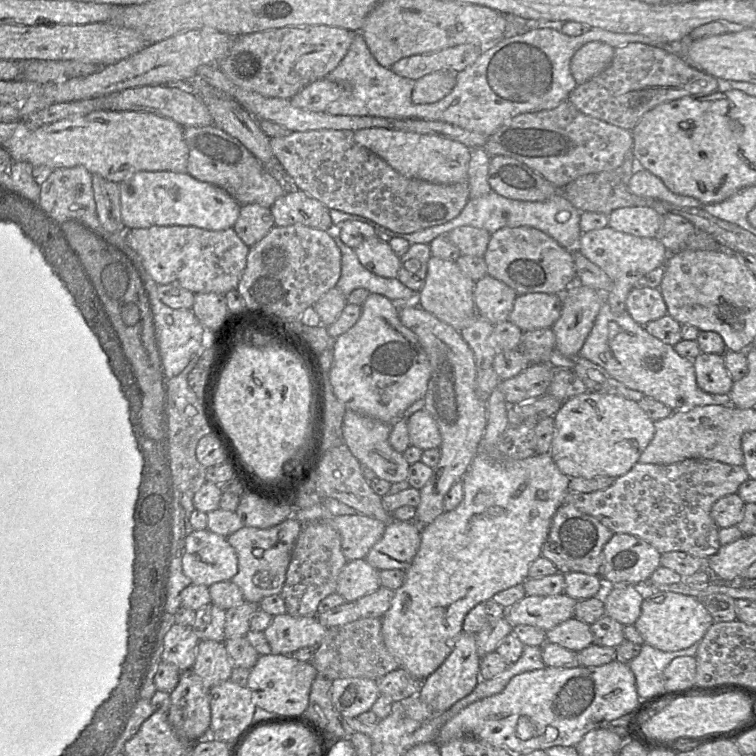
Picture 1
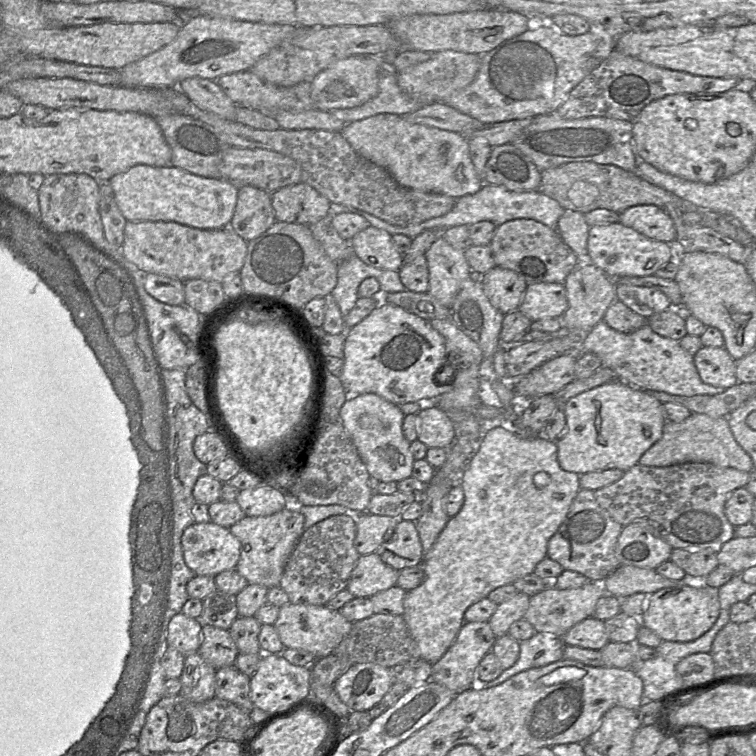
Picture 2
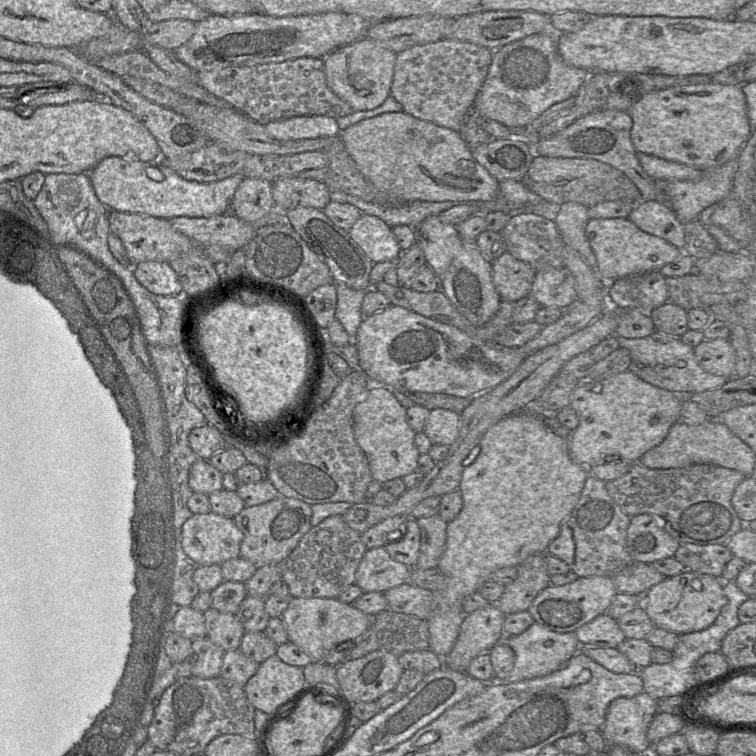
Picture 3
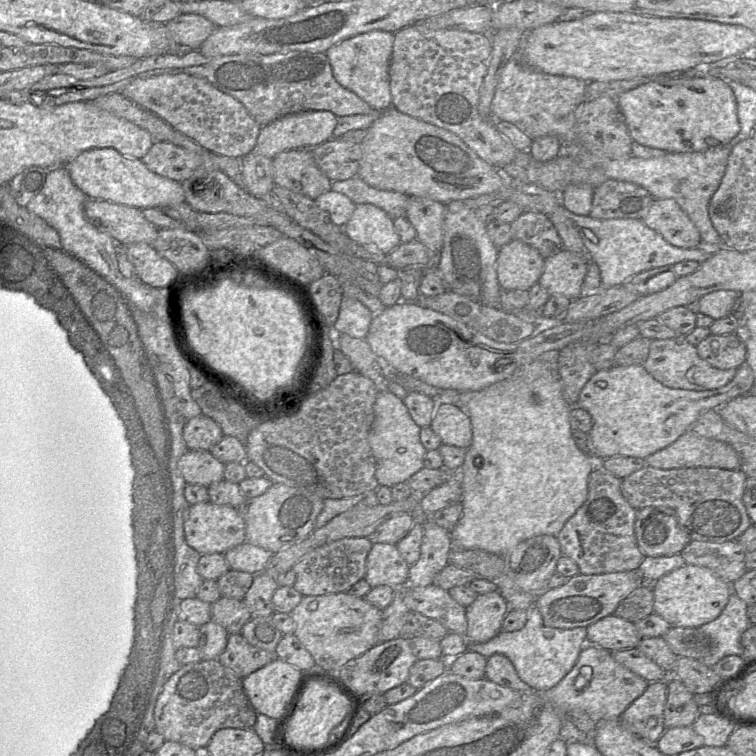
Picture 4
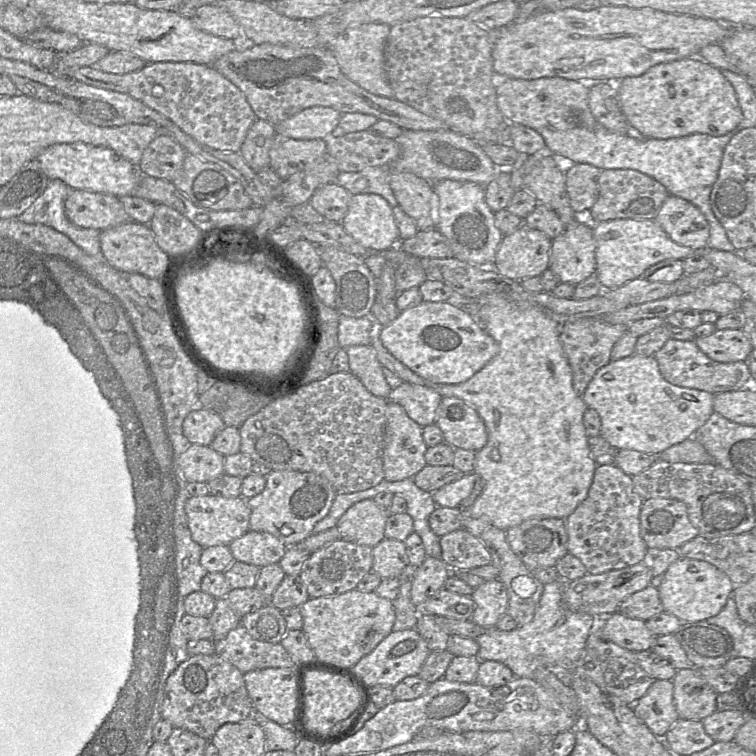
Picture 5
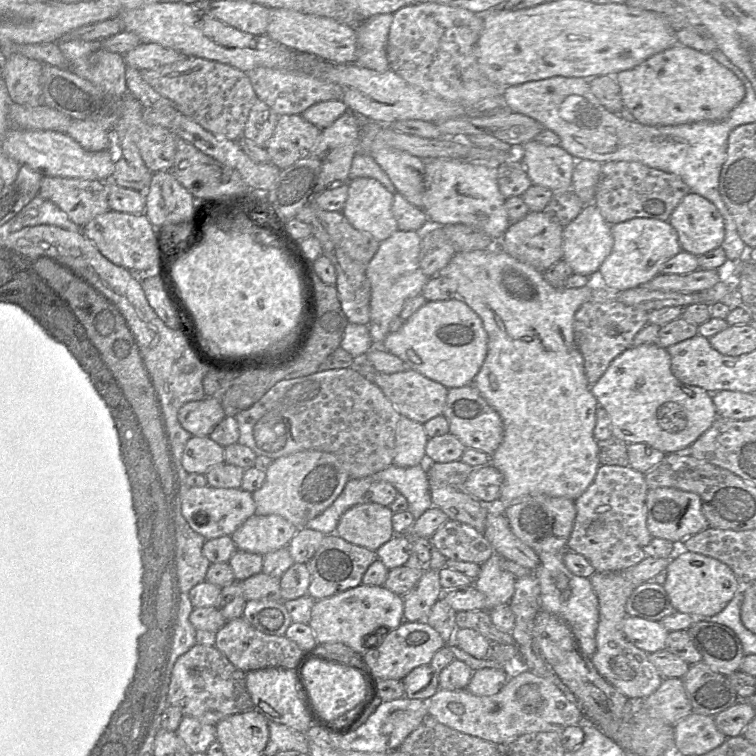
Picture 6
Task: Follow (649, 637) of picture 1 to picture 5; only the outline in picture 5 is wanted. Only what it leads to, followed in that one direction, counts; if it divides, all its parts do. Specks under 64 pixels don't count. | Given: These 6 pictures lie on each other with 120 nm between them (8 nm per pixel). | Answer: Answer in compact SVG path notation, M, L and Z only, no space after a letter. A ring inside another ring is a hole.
M681 556L665 571L658 591L665 612L682 622L698 622L717 615L733 595L734 588L730 578L711 563Z

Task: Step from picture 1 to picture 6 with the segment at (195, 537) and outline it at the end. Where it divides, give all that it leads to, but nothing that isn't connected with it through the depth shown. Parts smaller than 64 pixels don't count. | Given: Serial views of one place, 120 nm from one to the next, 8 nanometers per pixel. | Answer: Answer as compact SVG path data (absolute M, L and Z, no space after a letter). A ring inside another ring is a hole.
M188 487L182 495L182 515L189 526L205 539L231 534L250 516L255 514L252 493L241 488Z

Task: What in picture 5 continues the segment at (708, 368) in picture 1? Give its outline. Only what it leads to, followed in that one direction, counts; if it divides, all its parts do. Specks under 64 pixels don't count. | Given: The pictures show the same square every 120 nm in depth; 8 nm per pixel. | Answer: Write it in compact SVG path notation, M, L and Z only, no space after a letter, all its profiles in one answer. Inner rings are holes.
M742 329L716 330L709 336L696 338L695 342L704 354L720 363L745 361L752 350Z

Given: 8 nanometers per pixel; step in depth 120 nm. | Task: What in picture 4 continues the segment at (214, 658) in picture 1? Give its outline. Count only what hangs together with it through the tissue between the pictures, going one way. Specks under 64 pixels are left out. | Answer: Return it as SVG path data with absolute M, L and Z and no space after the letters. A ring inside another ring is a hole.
M220 597L211 604L211 620L221 625L228 633L241 632L252 615L243 600Z

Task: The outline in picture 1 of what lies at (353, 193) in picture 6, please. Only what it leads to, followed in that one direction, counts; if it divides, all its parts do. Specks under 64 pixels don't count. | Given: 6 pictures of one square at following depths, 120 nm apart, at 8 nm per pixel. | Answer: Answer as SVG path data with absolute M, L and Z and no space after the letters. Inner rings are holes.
M376 234L362 241L354 250L360 263L369 271L385 278L398 277L400 257L392 250L388 238Z

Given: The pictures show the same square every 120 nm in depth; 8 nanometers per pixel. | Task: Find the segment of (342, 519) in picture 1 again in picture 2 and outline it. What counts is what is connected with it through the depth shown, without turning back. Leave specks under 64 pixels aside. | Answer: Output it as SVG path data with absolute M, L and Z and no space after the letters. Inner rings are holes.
M364 512L356 514L354 546L360 555L376 552L394 532L398 518Z

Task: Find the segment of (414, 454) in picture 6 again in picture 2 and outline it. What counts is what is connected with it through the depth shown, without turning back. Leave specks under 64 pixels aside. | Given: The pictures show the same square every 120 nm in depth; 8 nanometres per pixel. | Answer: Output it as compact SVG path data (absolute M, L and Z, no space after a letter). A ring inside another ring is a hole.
M374 393L361 394L346 400L340 420L350 436L370 476L380 482L399 482L412 476L414 457L410 442L402 432L404 414L400 407Z

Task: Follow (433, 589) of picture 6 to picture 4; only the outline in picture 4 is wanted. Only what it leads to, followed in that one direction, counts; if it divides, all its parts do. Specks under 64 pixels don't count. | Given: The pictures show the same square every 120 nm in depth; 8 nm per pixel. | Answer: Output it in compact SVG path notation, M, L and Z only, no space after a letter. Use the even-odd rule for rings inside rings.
M427 519L423 522L423 538L418 561L410 566L409 585L411 587L426 587L433 584L433 579L449 562L448 555L452 550L450 532Z

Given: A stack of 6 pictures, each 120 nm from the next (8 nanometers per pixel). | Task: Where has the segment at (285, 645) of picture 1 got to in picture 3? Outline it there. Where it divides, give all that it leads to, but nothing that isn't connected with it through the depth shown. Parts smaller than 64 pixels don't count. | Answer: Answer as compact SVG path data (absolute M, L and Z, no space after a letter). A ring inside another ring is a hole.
M292 598L281 619L288 640L306 652L312 662L326 664L346 662L346 649L353 646L371 623L371 616L338 598Z

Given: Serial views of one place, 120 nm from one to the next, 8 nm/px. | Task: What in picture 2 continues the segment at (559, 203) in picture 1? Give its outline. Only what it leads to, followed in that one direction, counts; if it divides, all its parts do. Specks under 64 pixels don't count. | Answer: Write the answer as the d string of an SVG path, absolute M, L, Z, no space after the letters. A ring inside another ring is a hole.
M484 183L478 192L474 194L467 194L456 199L454 207L445 215L431 218L419 224L405 227L395 226L363 210L357 209L357 211L359 211L359 213L354 214L358 214L365 220L368 220L370 225L373 227L383 229L391 235L403 234L412 239L421 232L429 229L450 228L458 225L471 225L480 221L491 221L496 226L499 226L506 221L520 218L533 219L550 228L556 229L558 220L563 215L565 209L556 200L550 198L539 190L514 191L506 188L505 186Z

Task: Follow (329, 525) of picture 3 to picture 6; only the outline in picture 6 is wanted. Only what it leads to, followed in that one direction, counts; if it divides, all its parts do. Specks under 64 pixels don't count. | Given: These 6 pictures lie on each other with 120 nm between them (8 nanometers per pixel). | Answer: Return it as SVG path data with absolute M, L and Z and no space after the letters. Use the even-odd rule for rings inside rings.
M336 533L325 535L313 557L306 563L310 572L307 595L316 601L362 584L364 573L376 559L374 551L347 542Z

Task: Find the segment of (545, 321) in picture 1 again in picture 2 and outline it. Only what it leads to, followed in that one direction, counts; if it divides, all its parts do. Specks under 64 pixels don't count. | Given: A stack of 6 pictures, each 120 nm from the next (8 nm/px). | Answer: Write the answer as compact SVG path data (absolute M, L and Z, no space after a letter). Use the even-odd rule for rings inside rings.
M536 283L528 285L518 310L533 322L561 318L567 308L564 283Z

